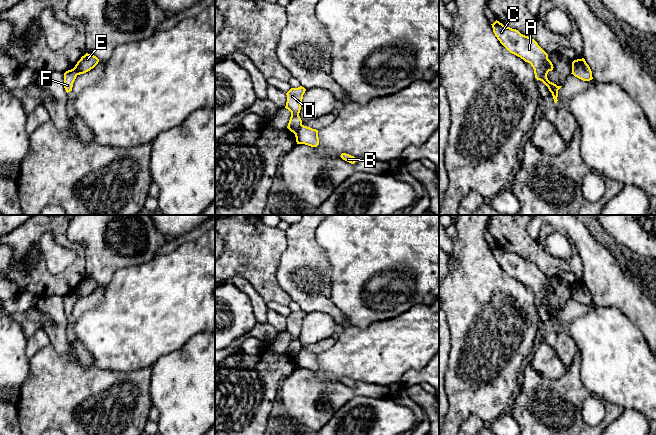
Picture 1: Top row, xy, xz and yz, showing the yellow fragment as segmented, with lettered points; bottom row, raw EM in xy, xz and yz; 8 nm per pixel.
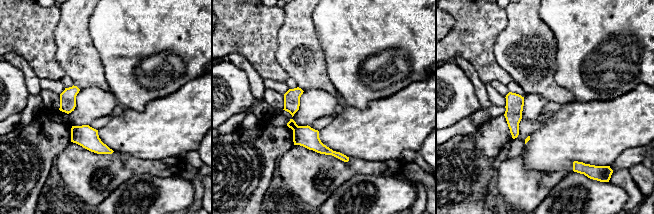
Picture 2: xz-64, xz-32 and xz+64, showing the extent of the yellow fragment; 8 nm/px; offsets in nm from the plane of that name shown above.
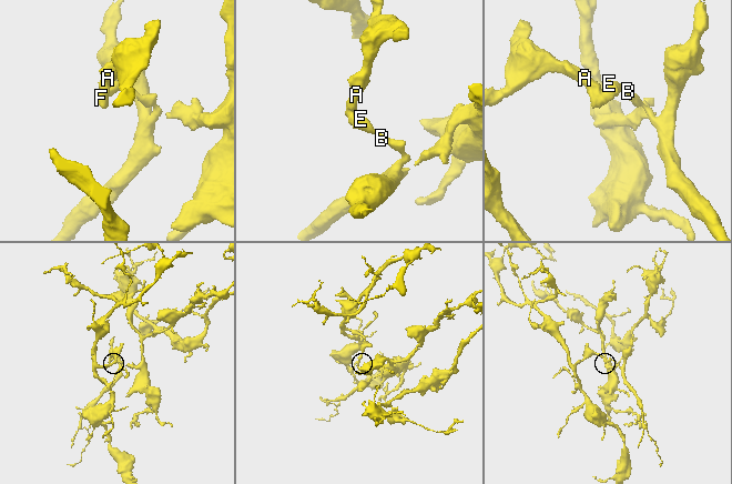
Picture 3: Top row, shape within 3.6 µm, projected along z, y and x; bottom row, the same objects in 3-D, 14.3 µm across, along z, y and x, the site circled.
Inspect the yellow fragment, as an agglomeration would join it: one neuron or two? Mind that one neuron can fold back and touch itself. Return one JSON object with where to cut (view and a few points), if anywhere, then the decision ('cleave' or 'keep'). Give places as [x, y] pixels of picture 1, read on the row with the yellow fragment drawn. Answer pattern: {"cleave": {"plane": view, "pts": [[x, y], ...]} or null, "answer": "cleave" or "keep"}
{"cleave": {"plane": "xz", "pts": [[301, 124], [294, 133]]}, "answer": "cleave"}

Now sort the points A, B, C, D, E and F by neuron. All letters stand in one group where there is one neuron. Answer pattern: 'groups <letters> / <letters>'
groups A C D F / B E

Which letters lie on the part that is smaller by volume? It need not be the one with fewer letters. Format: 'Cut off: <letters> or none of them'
Cut off: B, E

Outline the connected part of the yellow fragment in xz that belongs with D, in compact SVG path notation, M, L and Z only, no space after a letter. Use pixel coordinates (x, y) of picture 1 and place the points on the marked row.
M302 86L291 88L287 93L287 102L285 108L291 112L291 117L287 128L294 134L302 125L302 120L299 116L301 103L306 89Z

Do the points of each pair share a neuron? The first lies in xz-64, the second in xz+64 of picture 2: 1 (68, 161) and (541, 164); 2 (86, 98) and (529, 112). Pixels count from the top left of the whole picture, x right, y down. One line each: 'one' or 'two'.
1: two
2: one

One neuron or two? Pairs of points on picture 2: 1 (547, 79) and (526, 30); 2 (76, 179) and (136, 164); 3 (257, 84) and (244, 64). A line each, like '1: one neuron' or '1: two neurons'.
1: one neuron
2: one neuron
3: one neuron

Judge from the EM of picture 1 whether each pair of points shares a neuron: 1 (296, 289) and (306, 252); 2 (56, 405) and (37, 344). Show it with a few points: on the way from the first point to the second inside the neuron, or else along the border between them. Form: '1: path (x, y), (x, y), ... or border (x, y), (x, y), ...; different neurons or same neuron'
1: path (304, 280), (304, 261); same neuron
2: border (49, 343), (30, 359); different neurons

